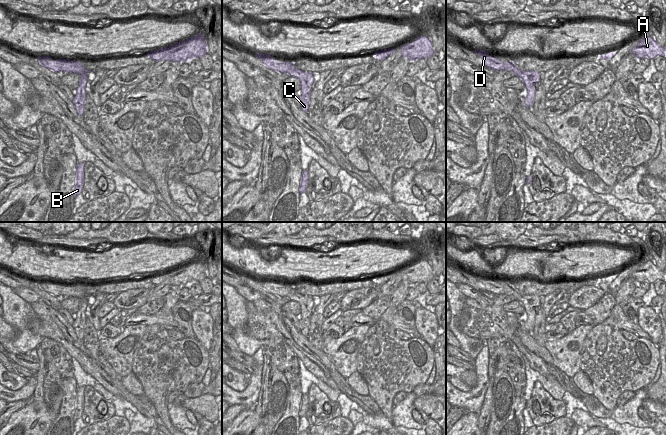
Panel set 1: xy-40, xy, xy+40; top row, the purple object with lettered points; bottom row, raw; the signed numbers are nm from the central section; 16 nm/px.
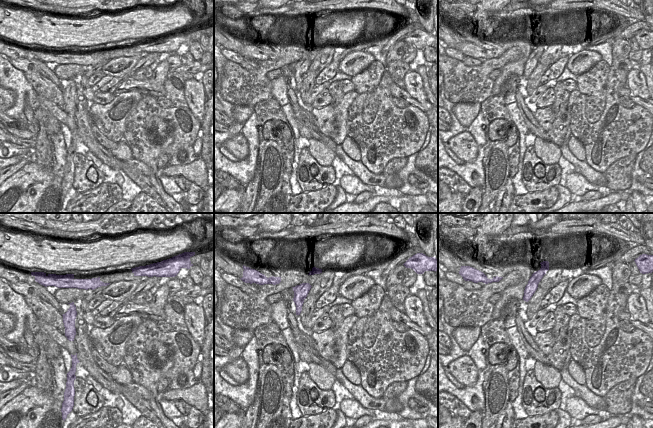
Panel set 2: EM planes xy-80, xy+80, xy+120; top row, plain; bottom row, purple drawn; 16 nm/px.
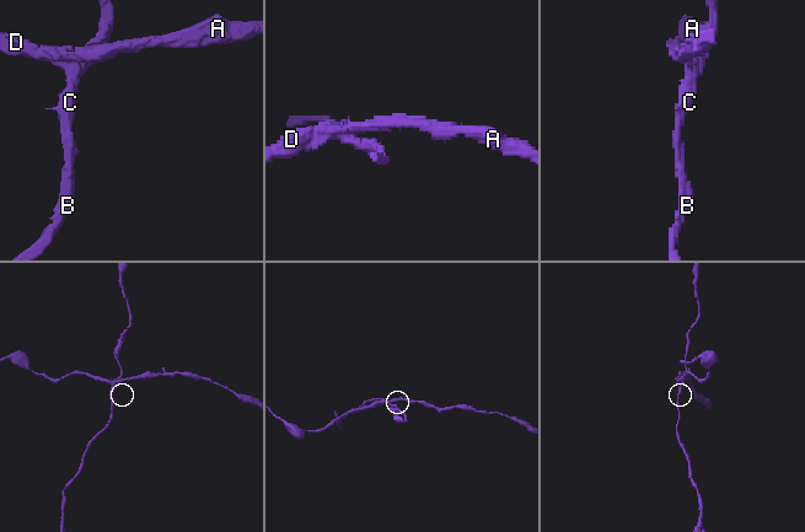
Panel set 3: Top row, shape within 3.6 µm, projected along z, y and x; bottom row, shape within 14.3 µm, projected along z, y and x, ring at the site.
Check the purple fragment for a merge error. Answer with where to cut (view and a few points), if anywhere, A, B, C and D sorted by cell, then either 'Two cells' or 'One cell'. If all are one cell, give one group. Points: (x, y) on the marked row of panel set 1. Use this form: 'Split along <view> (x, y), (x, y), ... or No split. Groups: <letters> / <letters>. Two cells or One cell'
Split along xy (296, 68), (285, 72). Groups: A D / B C. Two cells.

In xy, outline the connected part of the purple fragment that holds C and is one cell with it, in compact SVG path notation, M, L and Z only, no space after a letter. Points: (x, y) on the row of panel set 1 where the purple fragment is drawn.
M296 69L288 70L286 73L300 80L302 94L299 96L299 106L304 112L307 113L310 101L310 94L312 91L311 85L314 82L312 72Z

